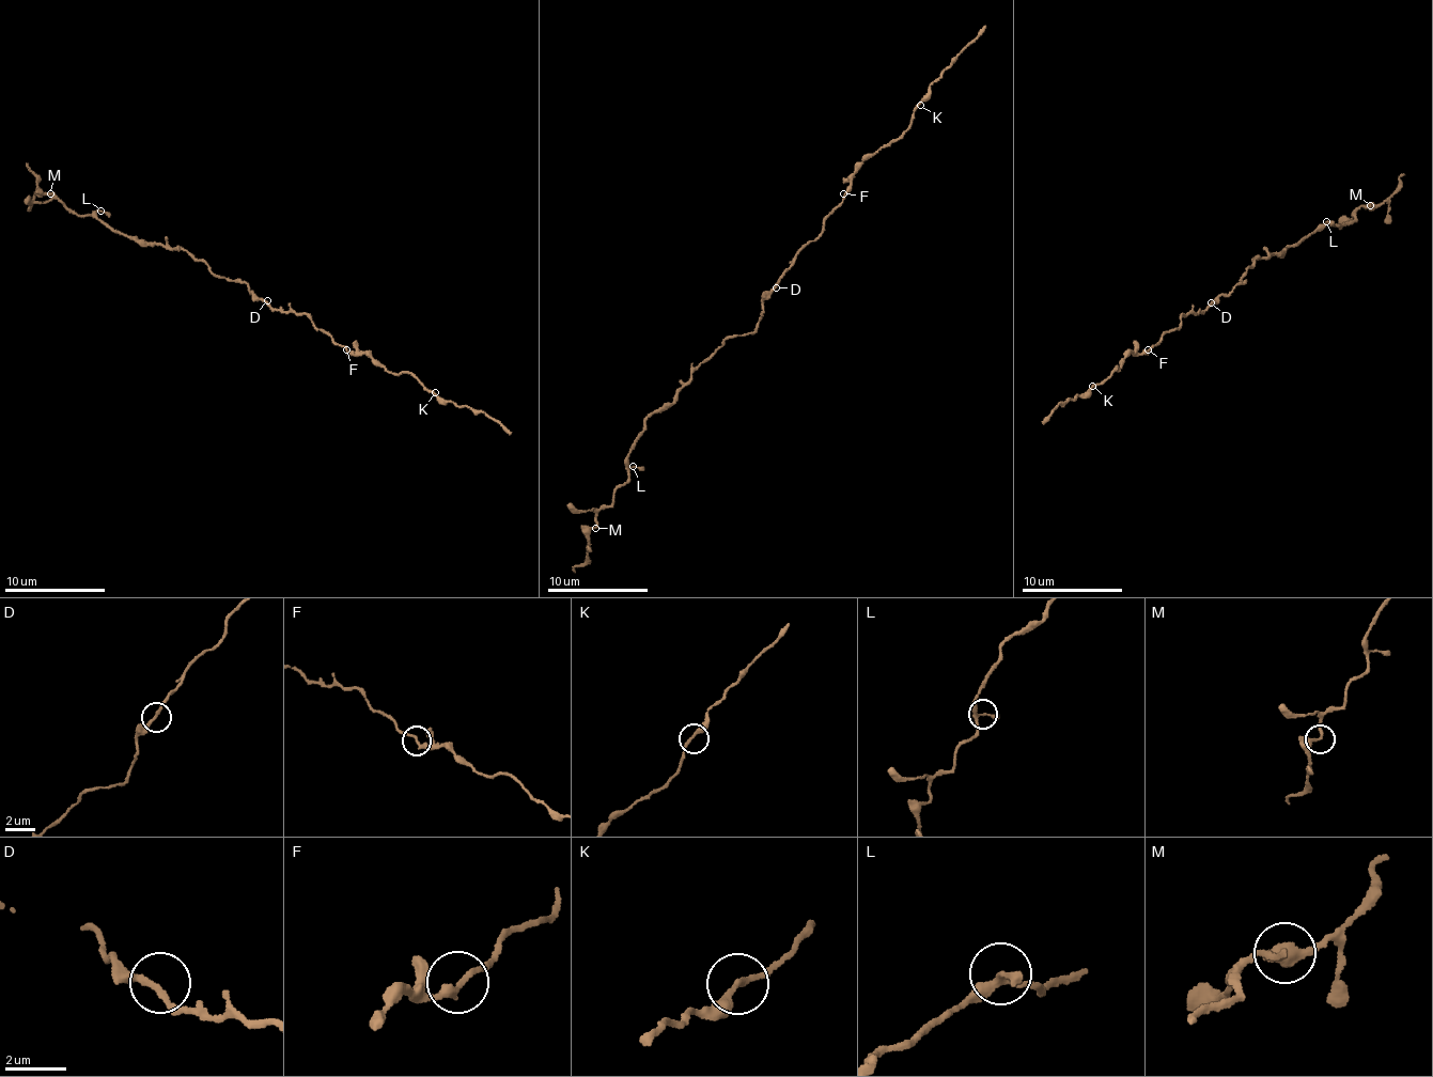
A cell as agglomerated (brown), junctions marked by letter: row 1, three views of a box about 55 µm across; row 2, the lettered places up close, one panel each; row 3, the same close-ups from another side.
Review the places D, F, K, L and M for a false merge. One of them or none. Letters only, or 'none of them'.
none of them

